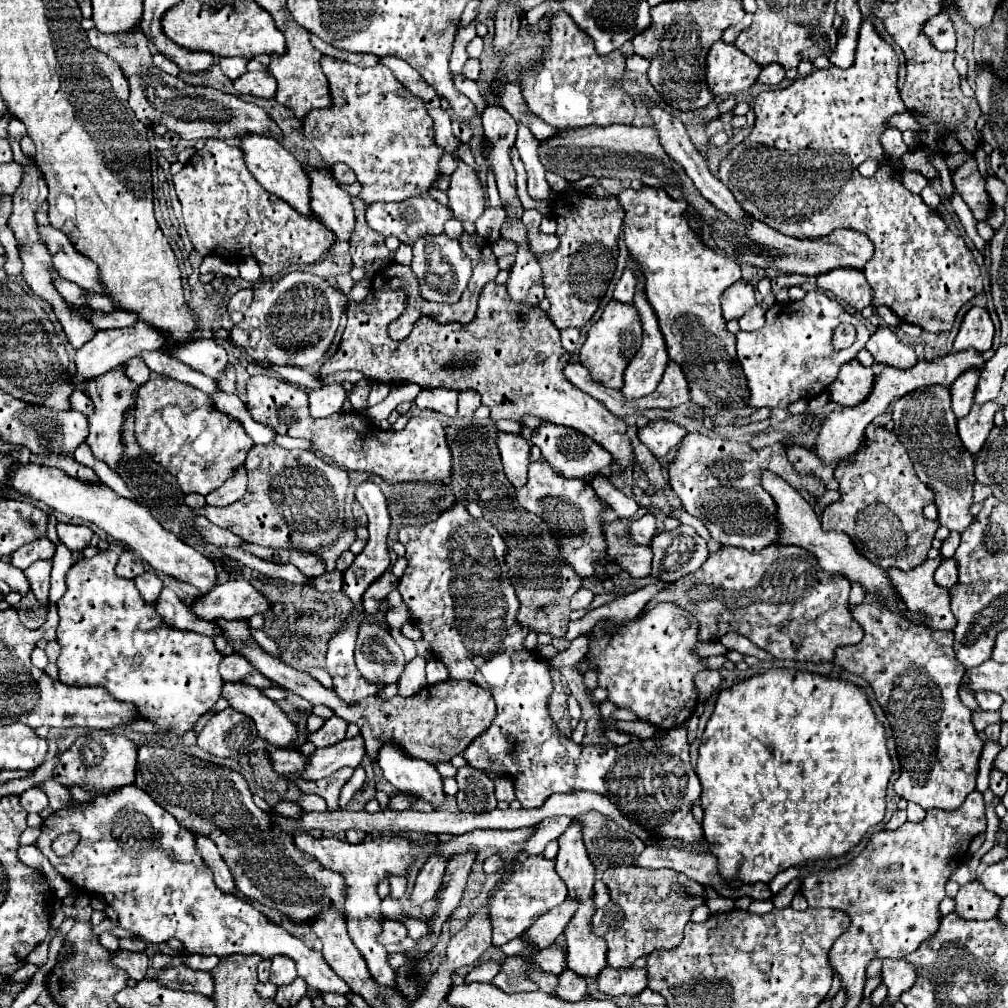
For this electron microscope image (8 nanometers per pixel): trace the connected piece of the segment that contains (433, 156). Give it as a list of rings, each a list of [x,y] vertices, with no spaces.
[[[322,57],[322,69],[330,81],[334,105],[328,111],[314,111],[304,121],[304,135],[312,141],[322,159],[328,165],[346,163],[356,173],[358,183],[362,185],[358,197],[366,205],[376,201],[406,201],[426,193],[440,175],[438,163],[444,155],[444,149],[434,143],[434,127],[424,101],[404,89],[392,71],[388,71],[384,65],[362,69],[334,57]]]

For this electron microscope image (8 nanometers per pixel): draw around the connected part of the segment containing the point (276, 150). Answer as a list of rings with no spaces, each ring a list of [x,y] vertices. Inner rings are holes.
[[[244,135],[240,139],[240,149],[244,153],[244,163],[248,171],[254,175],[254,179],[270,193],[276,193],[280,199],[284,199],[288,205],[292,205],[296,211],[308,215],[308,181],[304,181],[304,169],[294,159],[290,151],[286,151],[276,139],[264,137],[264,135]]]

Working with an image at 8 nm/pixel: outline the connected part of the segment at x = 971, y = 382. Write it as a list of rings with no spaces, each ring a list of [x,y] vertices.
[[[966,371],[964,375],[960,375],[960,379],[956,379],[956,383],[952,383],[950,387],[950,395],[952,395],[952,411],[958,419],[966,417],[974,399],[974,391],[976,391],[976,383],[978,383],[980,371]]]

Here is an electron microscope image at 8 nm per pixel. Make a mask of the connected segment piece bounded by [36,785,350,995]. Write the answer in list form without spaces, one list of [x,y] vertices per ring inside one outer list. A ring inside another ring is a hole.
[[[136,785],[120,787],[112,791],[112,797],[94,795],[90,803],[74,801],[72,807],[54,811],[50,817],[44,819],[42,835],[36,847],[50,859],[52,867],[68,883],[72,883],[82,893],[100,895],[106,901],[106,905],[110,905],[112,911],[118,915],[120,927],[136,933],[148,943],[166,943],[170,937],[178,937],[188,947],[188,953],[198,953],[198,955],[228,957],[228,955],[240,953],[240,955],[260,955],[262,959],[284,955],[296,963],[298,975],[316,991],[320,993],[334,991],[342,995],[350,993],[350,987],[328,967],[320,951],[306,947],[298,937],[290,935],[284,927],[270,921],[248,901],[242,901],[236,895],[222,893],[212,879],[212,871],[204,865],[196,849],[196,837],[188,829],[180,827],[180,823],[176,823],[176,819],[168,811],[164,811],[146,791],[138,789]],[[64,833],[78,833],[80,841],[70,855],[58,857],[50,845],[58,835],[64,835]]]

